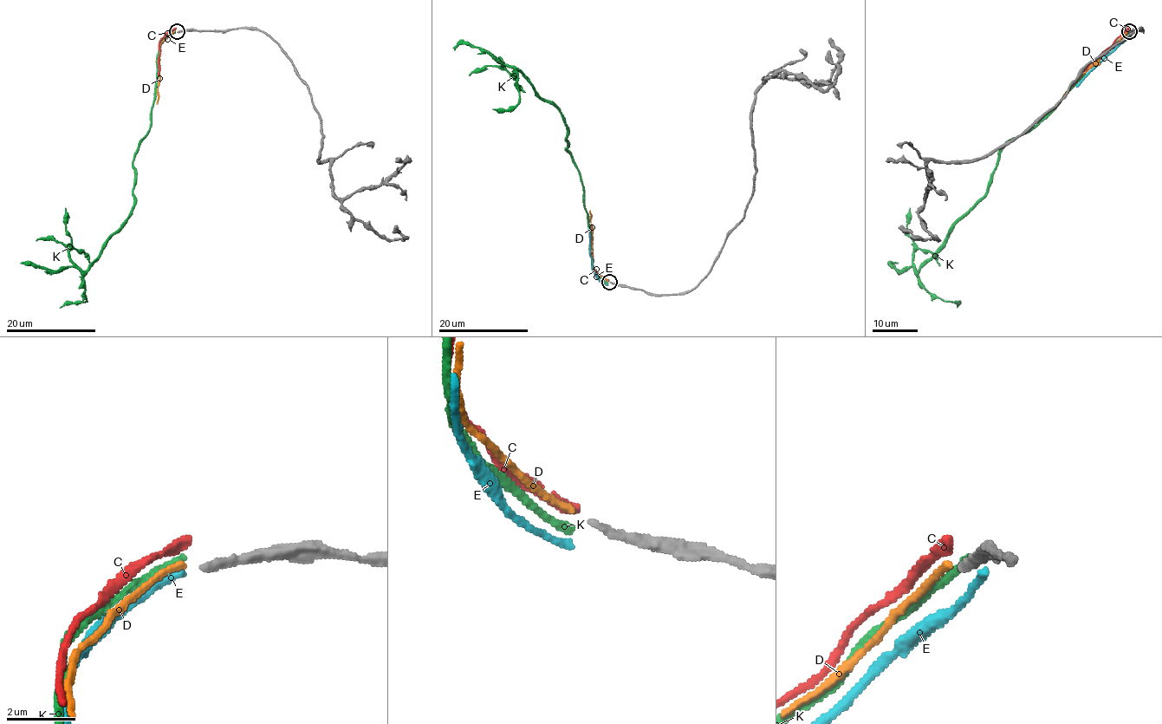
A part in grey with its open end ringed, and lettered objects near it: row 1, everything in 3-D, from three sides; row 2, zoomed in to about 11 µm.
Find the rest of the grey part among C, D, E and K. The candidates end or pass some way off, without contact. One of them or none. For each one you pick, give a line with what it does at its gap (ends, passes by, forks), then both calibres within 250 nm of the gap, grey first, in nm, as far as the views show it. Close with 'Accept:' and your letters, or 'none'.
Accept: none

